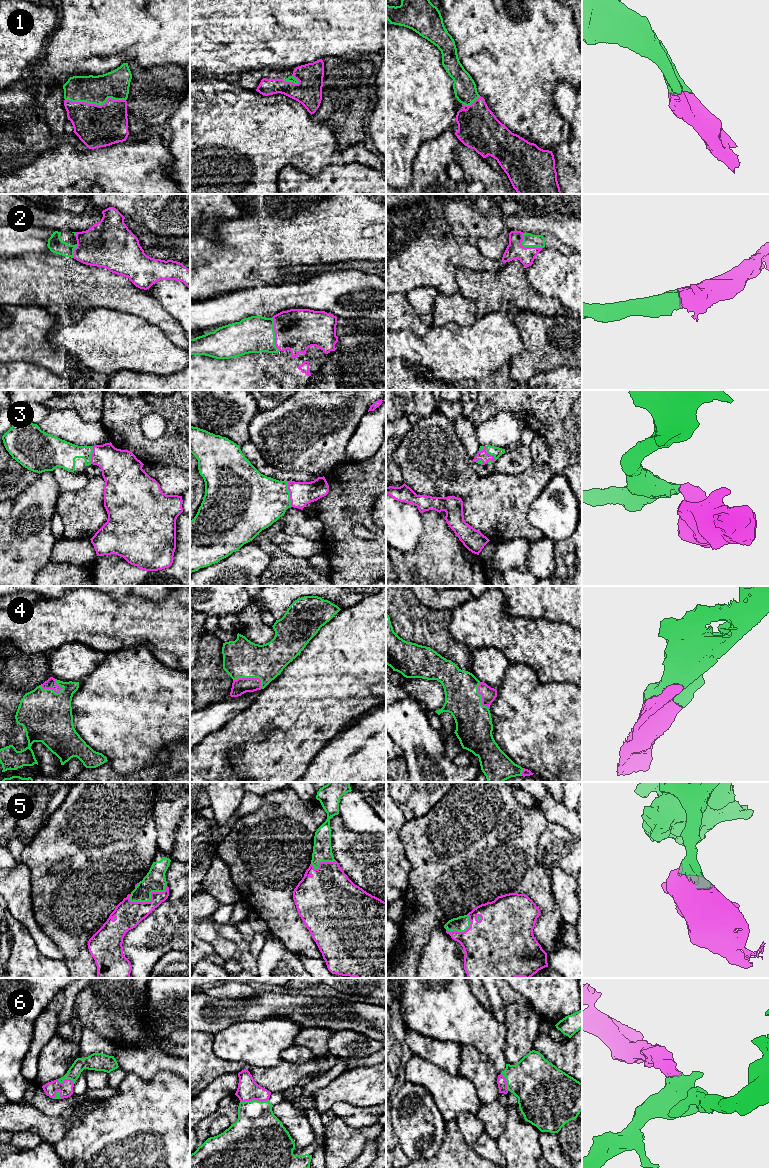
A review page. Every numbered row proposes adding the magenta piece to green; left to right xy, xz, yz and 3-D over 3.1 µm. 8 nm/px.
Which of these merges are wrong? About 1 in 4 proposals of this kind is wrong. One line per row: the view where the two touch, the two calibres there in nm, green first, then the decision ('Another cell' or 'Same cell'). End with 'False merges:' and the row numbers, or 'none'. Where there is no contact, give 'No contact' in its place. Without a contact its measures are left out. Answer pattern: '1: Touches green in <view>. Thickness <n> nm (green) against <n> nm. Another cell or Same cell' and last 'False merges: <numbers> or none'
1: Touches green in xy. Thickness 220 nm (green) against 340 nm. Same cell
2: Touches green in xz. Thickness 300 nm (green) against 340 nm. Same cell
3: Touches green in yz. Thickness 80 nm (green) against 80 nm. Same cell
4: Touches green in xy. Thickness 420 nm (green) against 80 nm. Same cell
5: Touches green in xy. Thickness 170 nm (green) against 220 nm. Same cell
6: Touches green in xz. Thickness 380 nm (green) against 170 nm. Same cell
False merges: none

